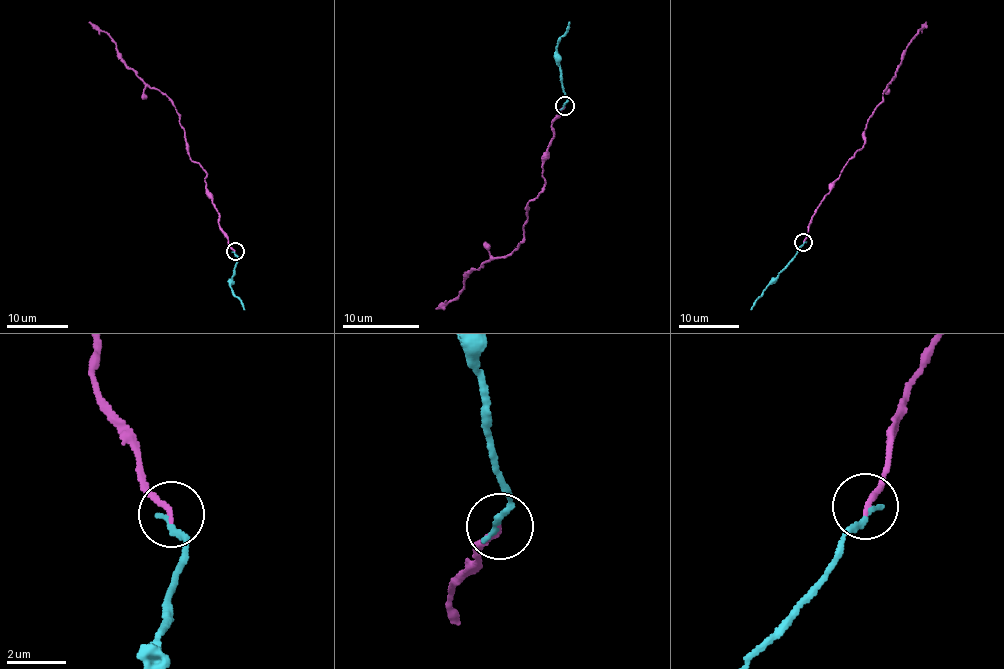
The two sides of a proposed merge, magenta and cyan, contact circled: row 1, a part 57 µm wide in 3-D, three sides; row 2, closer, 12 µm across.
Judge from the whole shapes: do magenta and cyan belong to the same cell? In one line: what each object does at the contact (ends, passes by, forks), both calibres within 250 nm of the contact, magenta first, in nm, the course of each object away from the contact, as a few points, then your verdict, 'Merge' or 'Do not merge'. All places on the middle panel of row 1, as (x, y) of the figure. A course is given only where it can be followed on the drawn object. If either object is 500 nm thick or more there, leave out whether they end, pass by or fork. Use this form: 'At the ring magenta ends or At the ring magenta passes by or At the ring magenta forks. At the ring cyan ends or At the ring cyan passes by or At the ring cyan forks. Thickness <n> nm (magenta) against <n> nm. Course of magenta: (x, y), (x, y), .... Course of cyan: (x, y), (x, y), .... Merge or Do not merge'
At the ring magenta ends. At the ring cyan ends. Thickness 180 nm (magenta) against 190 nm. Course of magenta: (565, 106), (554, 120), (542, 168), (545, 185), (528, 204), (522, 243), (468, 273), (463, 289), (435, 310). Course of cyan: (565, 106), (556, 50), (570, 21). Merge

